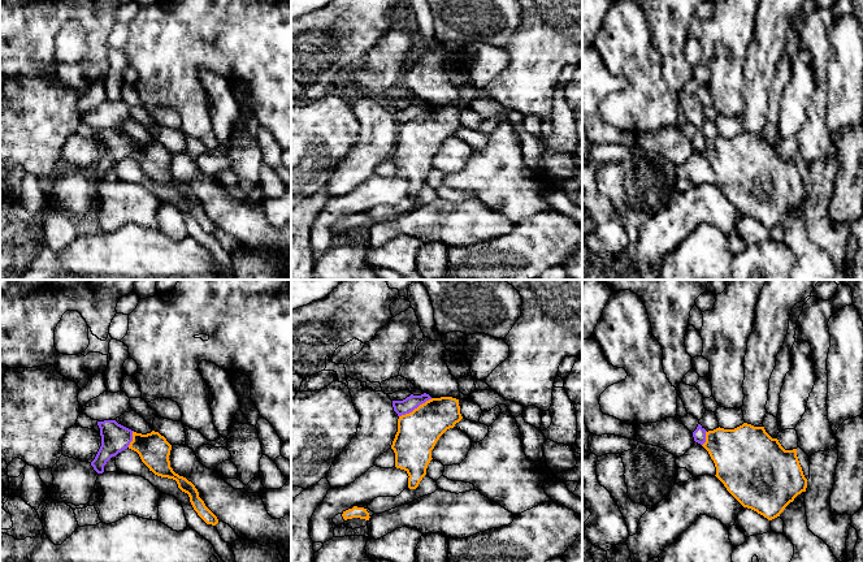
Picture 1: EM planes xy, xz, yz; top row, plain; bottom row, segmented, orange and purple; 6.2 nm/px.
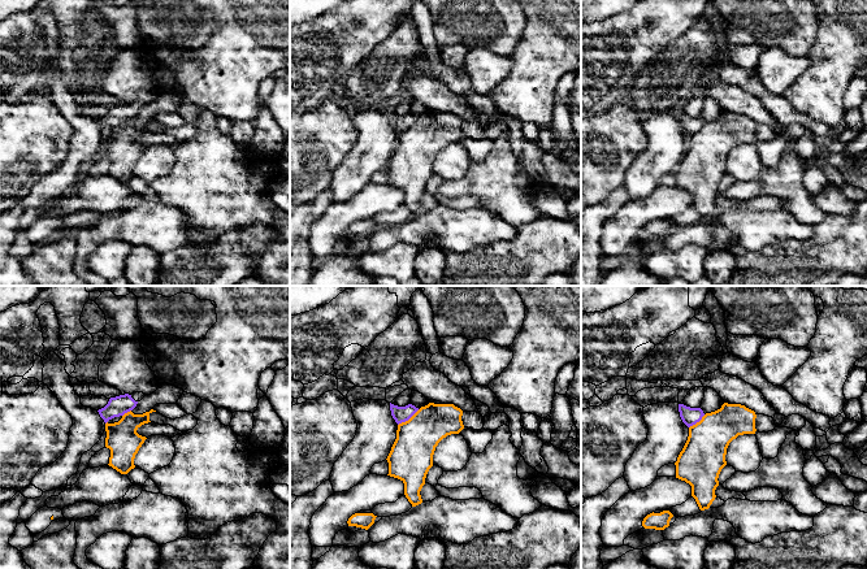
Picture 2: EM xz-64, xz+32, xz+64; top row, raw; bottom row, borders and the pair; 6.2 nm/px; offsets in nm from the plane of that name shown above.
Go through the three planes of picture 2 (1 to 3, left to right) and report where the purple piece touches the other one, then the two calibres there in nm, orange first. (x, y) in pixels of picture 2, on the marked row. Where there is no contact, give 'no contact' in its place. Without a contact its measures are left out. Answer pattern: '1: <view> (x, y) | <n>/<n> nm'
1: xz-64 (128, 412) | 200/120 nm
2: xz+32 (410, 418) | 260/100 nm
3: xz+64 (697, 422) | 280/110 nm

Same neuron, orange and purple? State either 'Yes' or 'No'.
No

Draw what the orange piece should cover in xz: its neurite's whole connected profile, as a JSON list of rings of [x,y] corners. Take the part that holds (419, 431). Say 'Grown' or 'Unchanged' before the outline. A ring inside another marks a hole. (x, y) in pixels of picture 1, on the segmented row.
Unchanged. [[[432,398],[412,412],[399,416],[391,449],[395,467],[408,474],[408,488],[416,489],[426,475],[432,450],[439,437],[463,419],[459,399]]]

